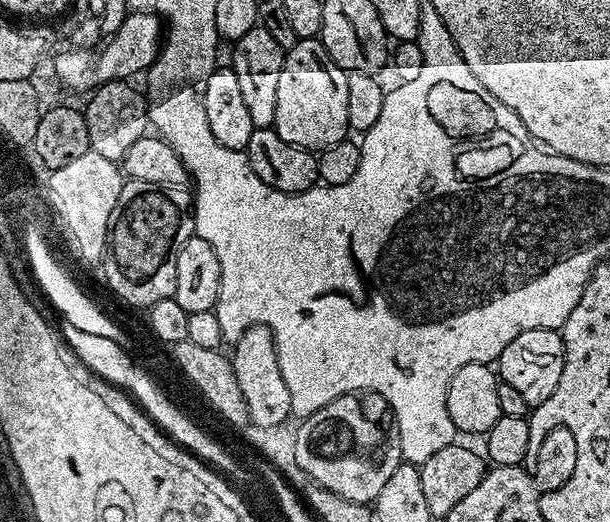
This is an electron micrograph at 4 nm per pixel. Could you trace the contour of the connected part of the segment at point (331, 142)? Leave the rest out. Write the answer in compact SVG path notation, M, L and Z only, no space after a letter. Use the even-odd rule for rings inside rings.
M318 39L297 40L293 48L287 49L282 62L282 75L278 78L278 106L276 107L276 133L286 142L299 148L323 150L334 146L349 135L346 118L346 82L348 73L339 68L330 58L326 46Z

